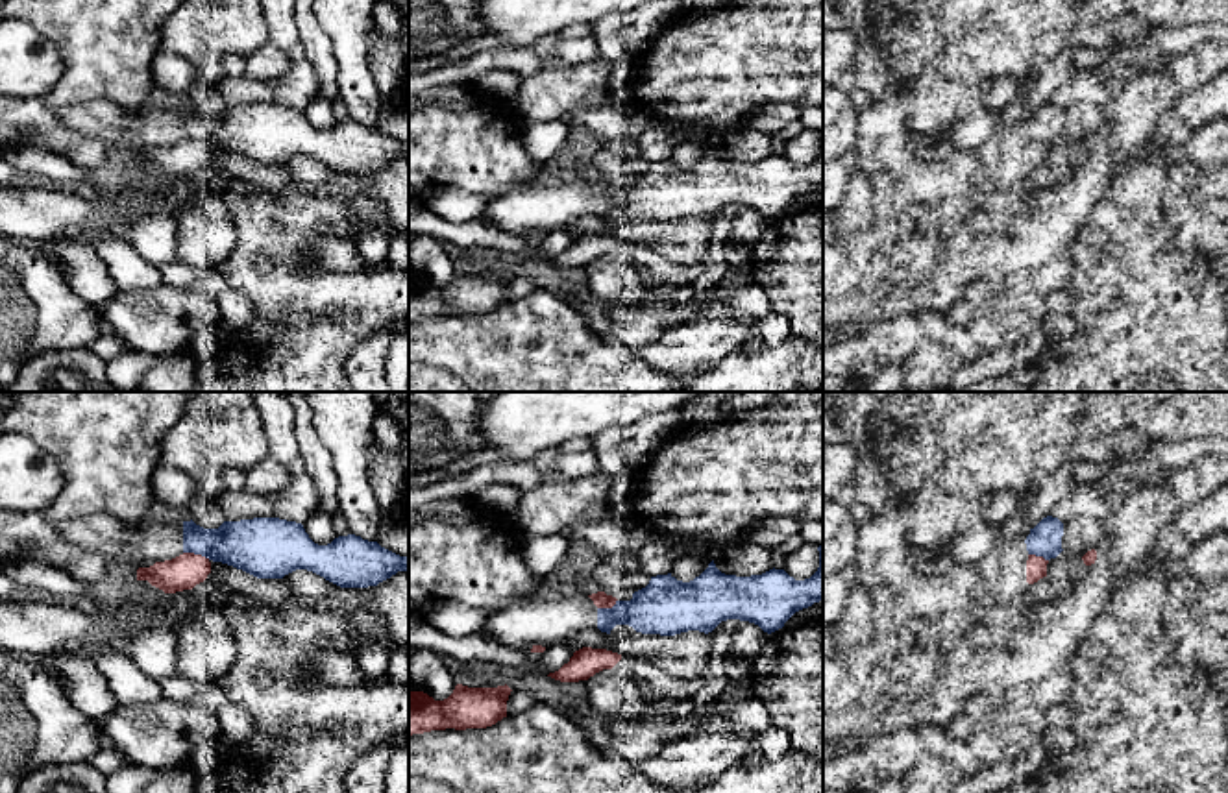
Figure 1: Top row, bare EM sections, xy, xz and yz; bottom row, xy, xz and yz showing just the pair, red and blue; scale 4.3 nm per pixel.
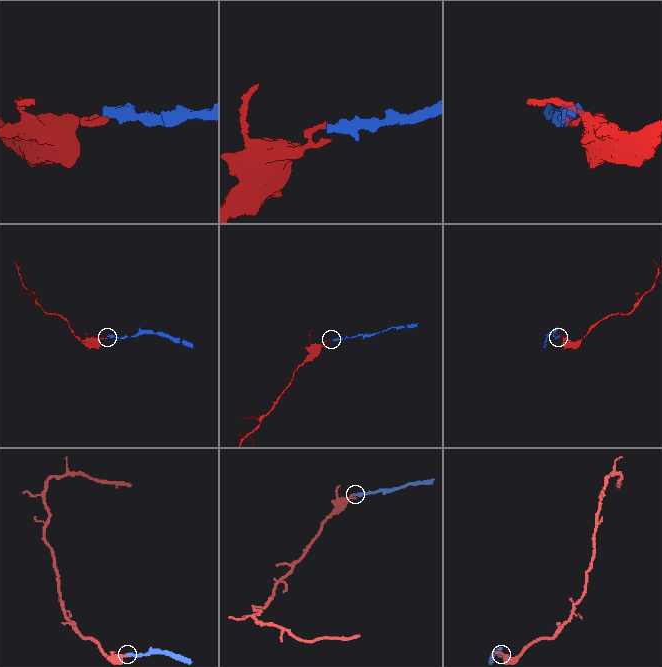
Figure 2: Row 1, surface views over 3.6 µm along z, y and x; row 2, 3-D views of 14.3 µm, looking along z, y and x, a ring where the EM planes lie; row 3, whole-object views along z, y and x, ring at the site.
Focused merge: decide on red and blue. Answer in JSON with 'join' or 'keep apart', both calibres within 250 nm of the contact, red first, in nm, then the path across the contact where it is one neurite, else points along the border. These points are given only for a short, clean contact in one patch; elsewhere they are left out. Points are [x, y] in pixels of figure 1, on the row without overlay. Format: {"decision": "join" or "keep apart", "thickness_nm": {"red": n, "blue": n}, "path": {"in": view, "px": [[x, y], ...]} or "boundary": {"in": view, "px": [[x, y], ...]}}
{"decision": "keep apart", "thickness_nm": {"red": 150, "blue": 220}}

